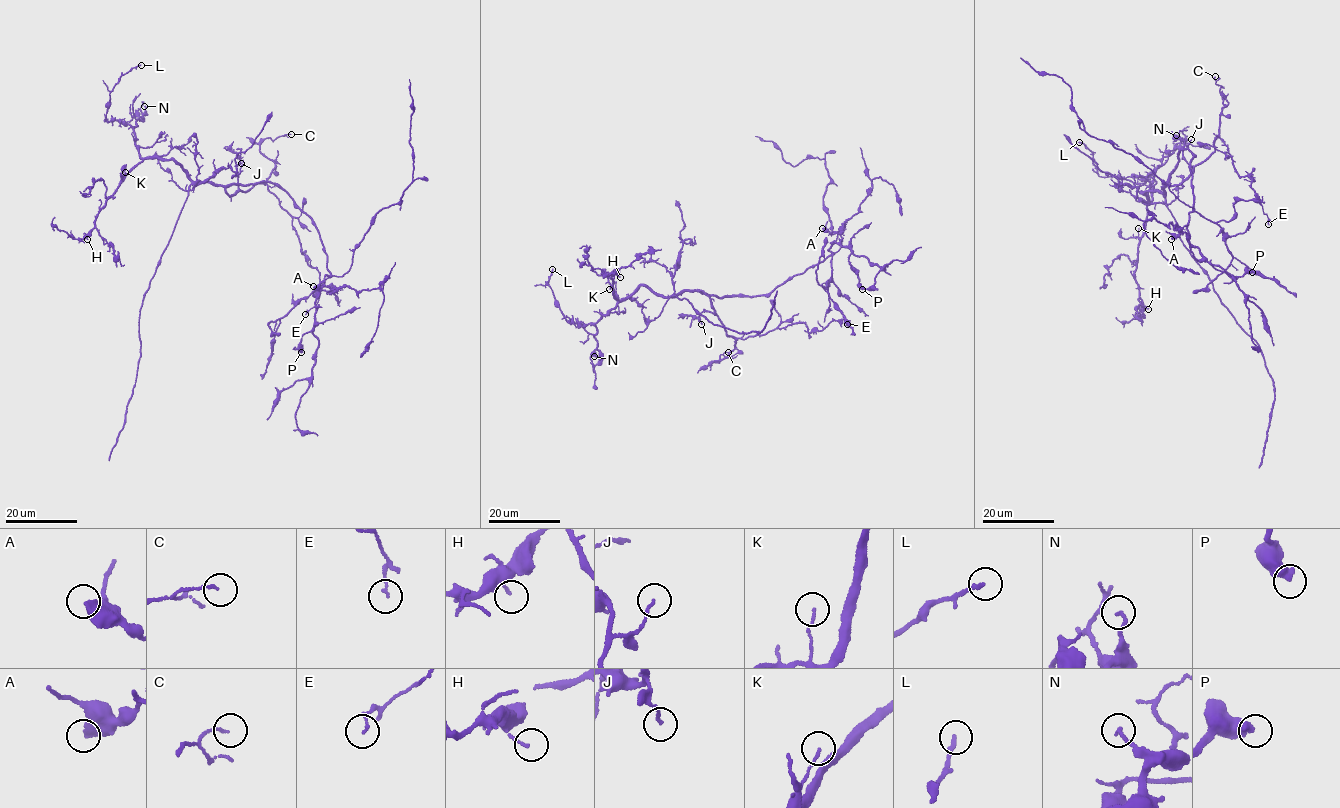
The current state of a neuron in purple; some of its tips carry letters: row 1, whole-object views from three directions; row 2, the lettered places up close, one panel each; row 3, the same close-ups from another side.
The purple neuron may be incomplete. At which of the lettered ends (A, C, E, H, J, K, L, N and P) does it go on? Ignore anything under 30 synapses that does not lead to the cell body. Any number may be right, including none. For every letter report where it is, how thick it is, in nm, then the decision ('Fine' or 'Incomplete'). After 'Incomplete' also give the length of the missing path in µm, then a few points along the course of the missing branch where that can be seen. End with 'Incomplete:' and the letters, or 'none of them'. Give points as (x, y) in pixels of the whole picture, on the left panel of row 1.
A: Place: (313, 286). Thickness 480 nm. Fine
C: Place: (291, 134). Thickness 100 nm. Fine
E: Place: (305, 314). Thickness 130 nm. Fine
H: Place: (87, 239). Thickness 100 nm. Fine
J: Place: (241, 163). Thickness 120 nm. Fine
K: Place: (125, 172). Thickness 100 nm. Fine
L: Place: (141, 65). Thickness 180 nm. Fine
N: Place: (144, 106). Thickness 140 nm. Fine
P: Place: (301, 352). Thickness 550 nm. Fine
Incomplete: none of them

